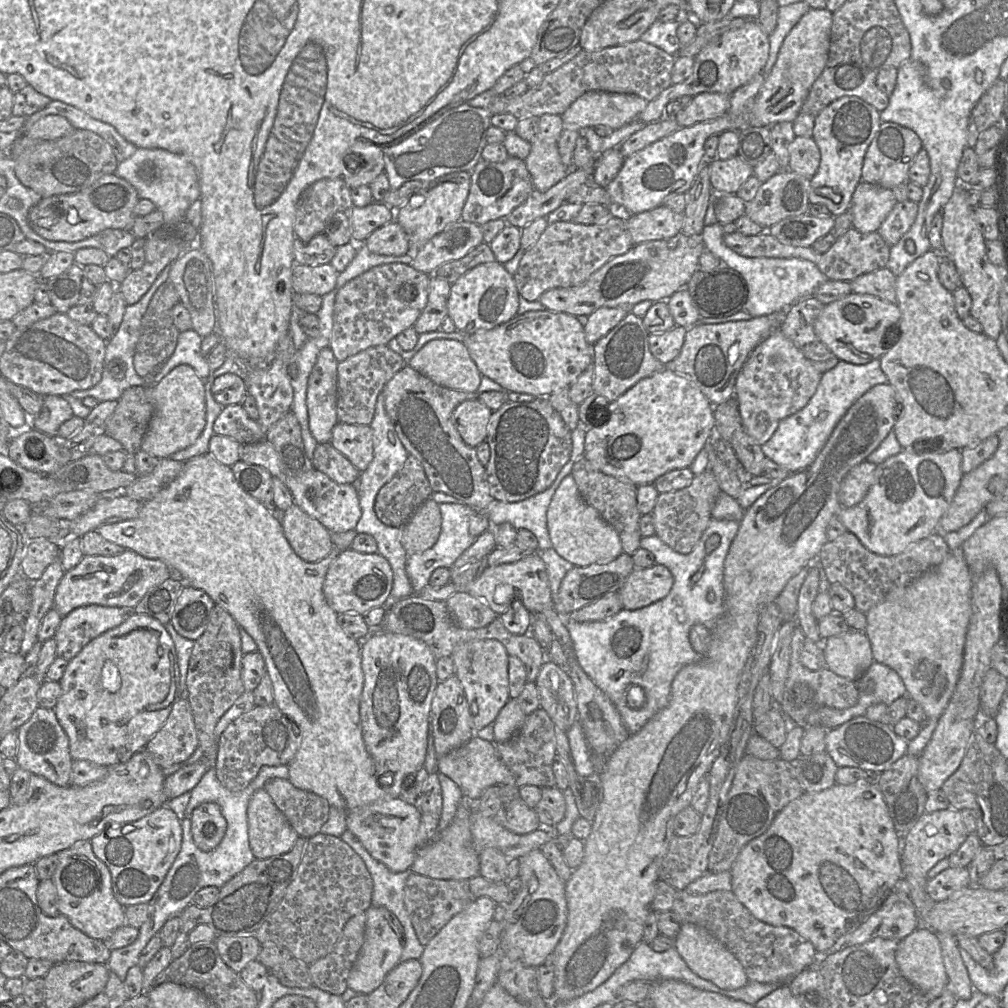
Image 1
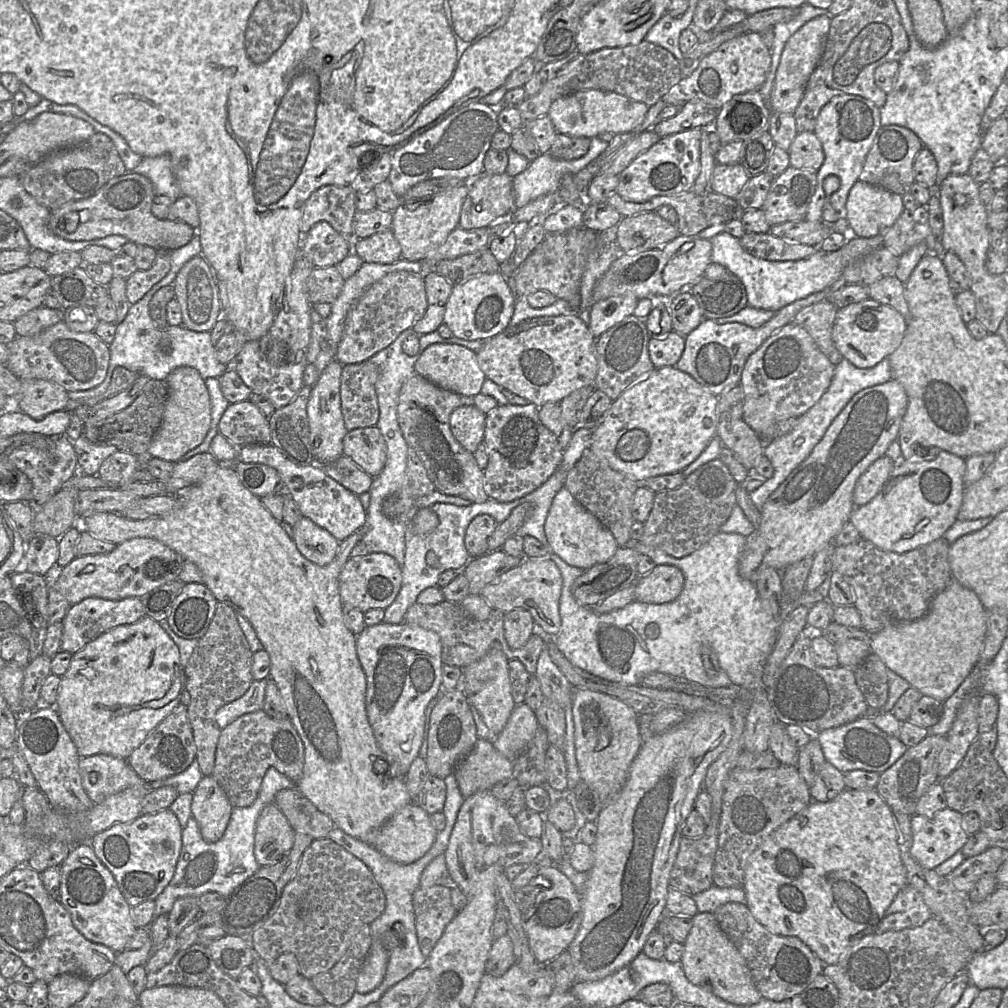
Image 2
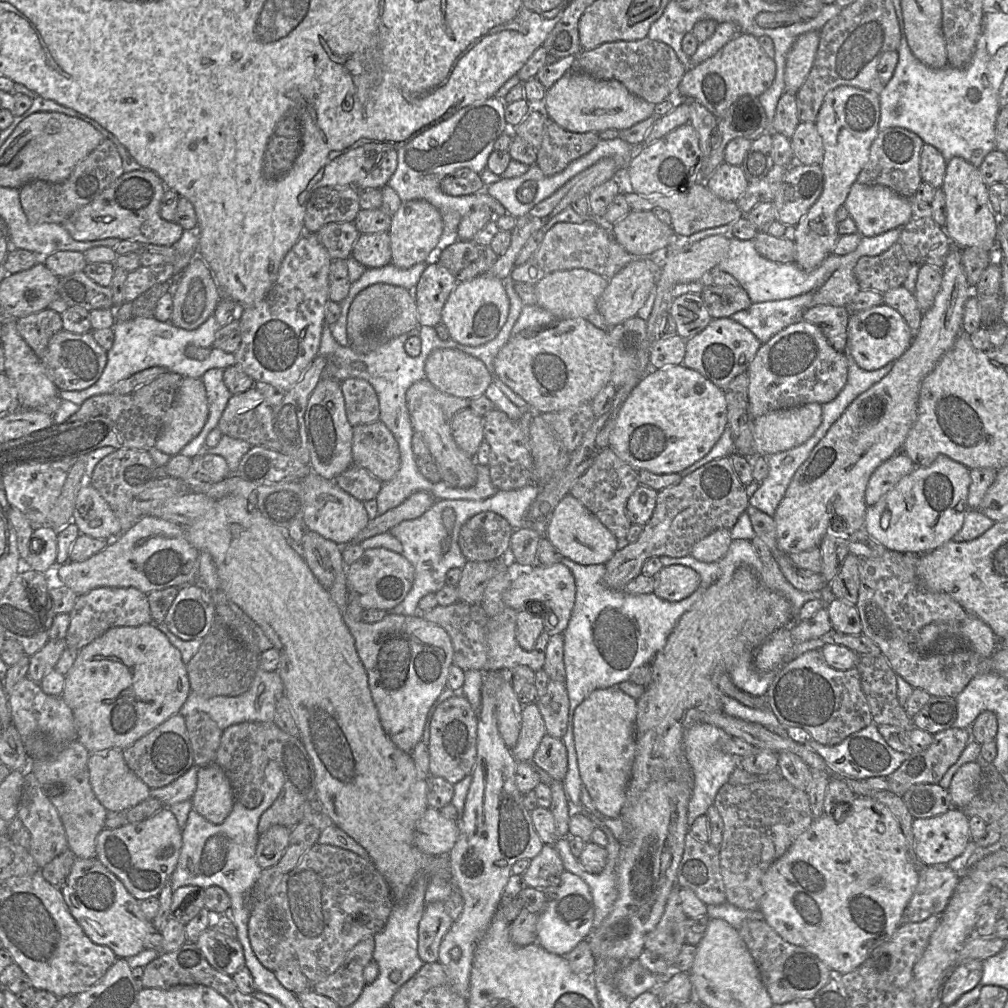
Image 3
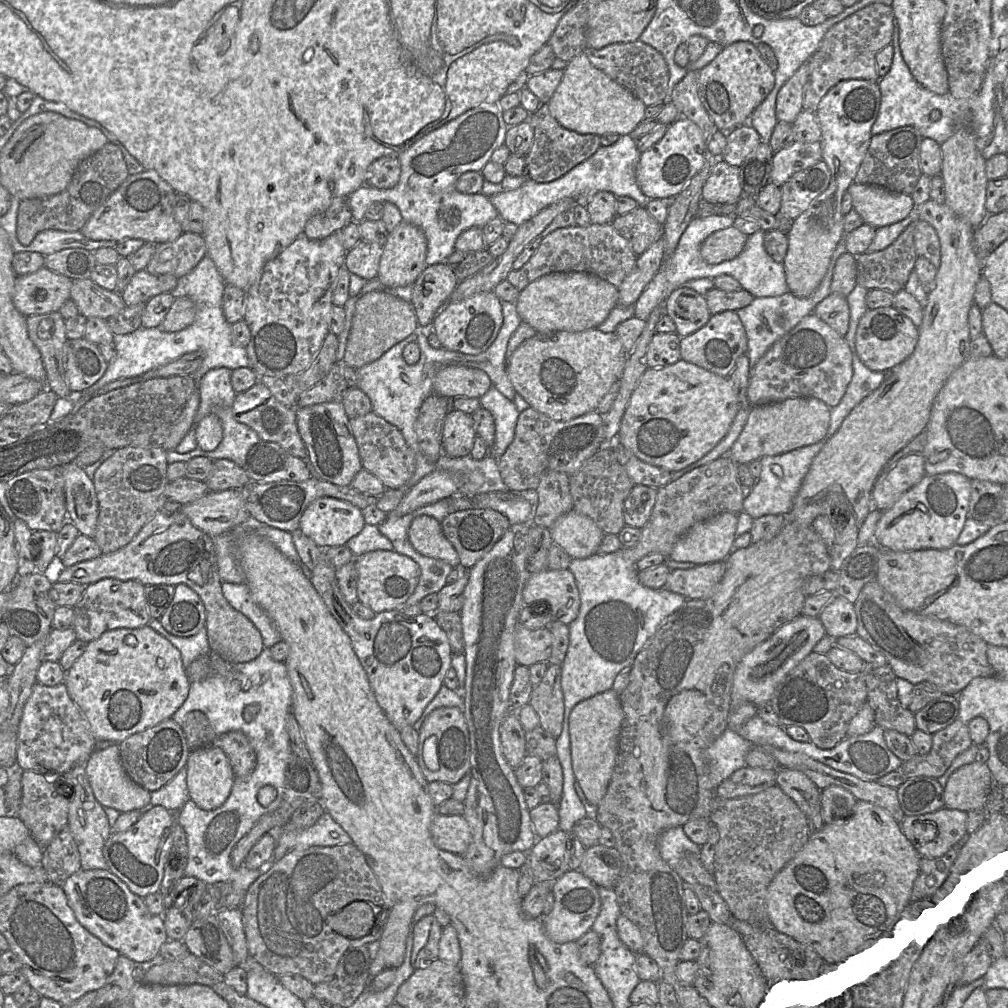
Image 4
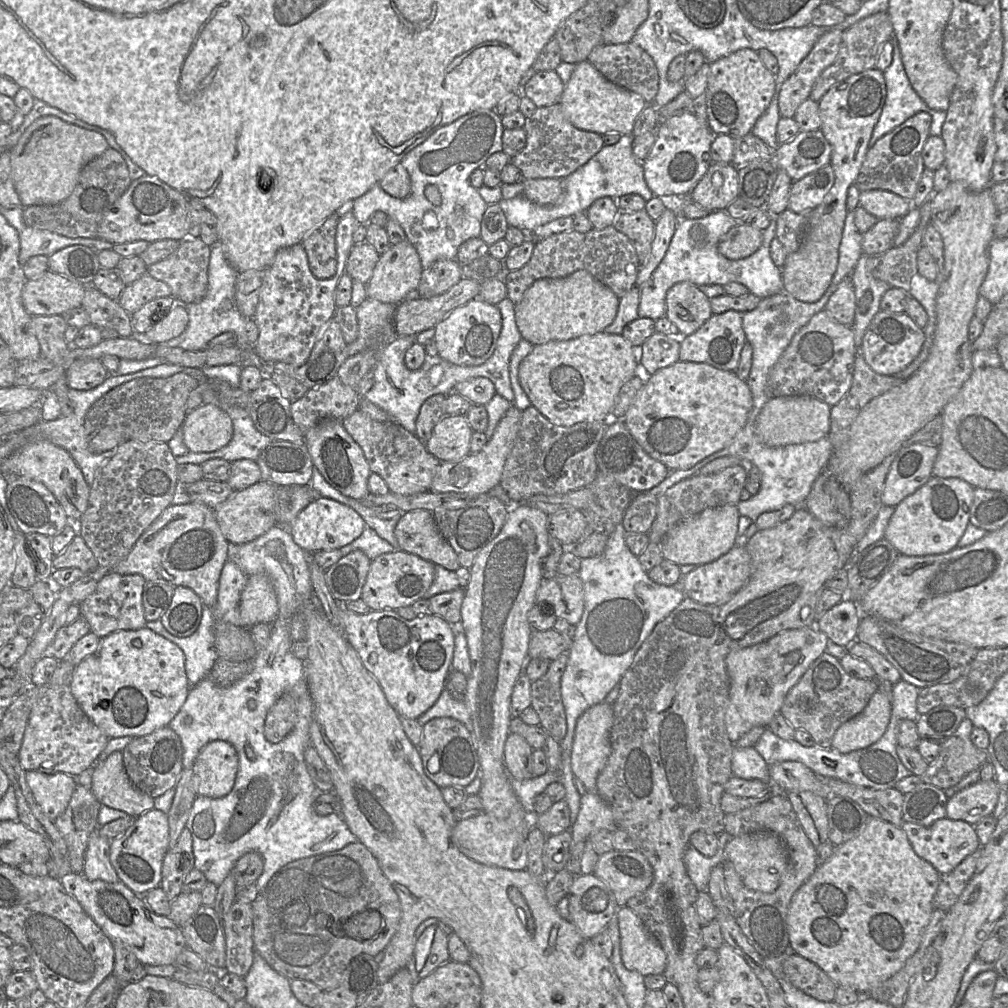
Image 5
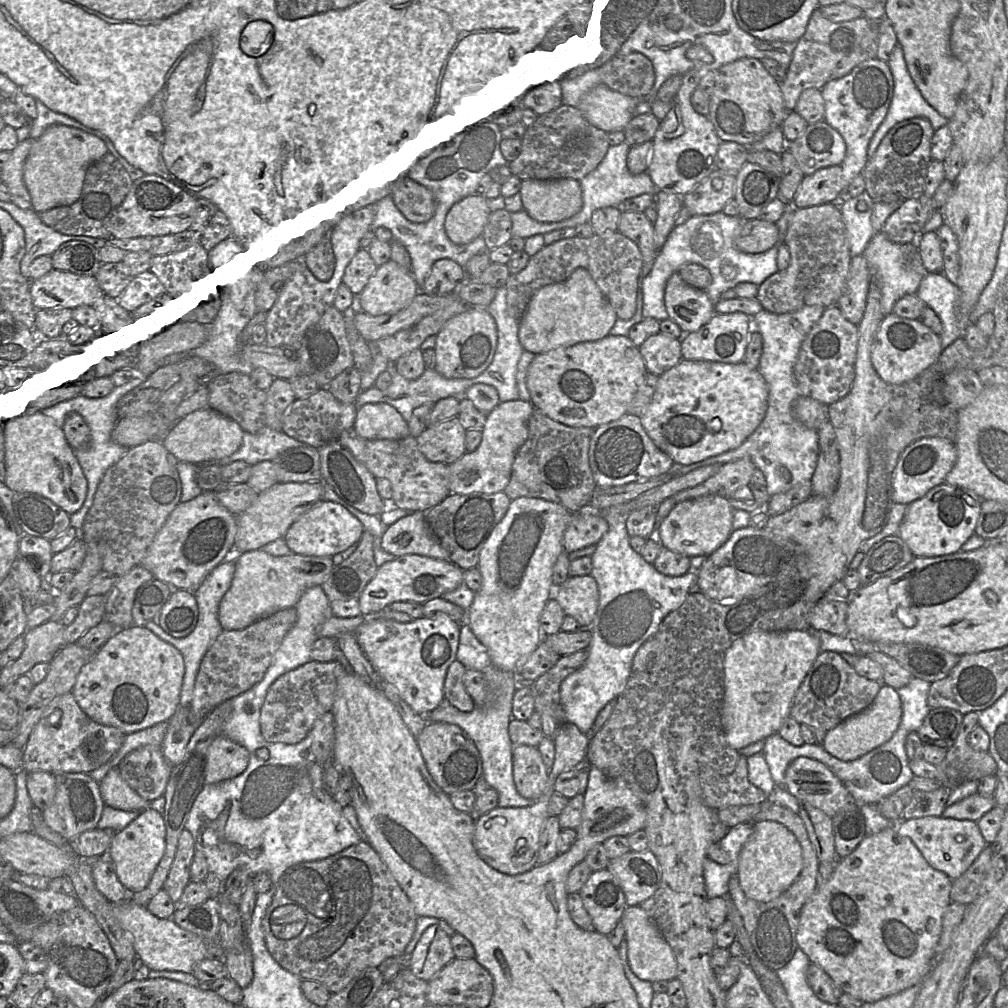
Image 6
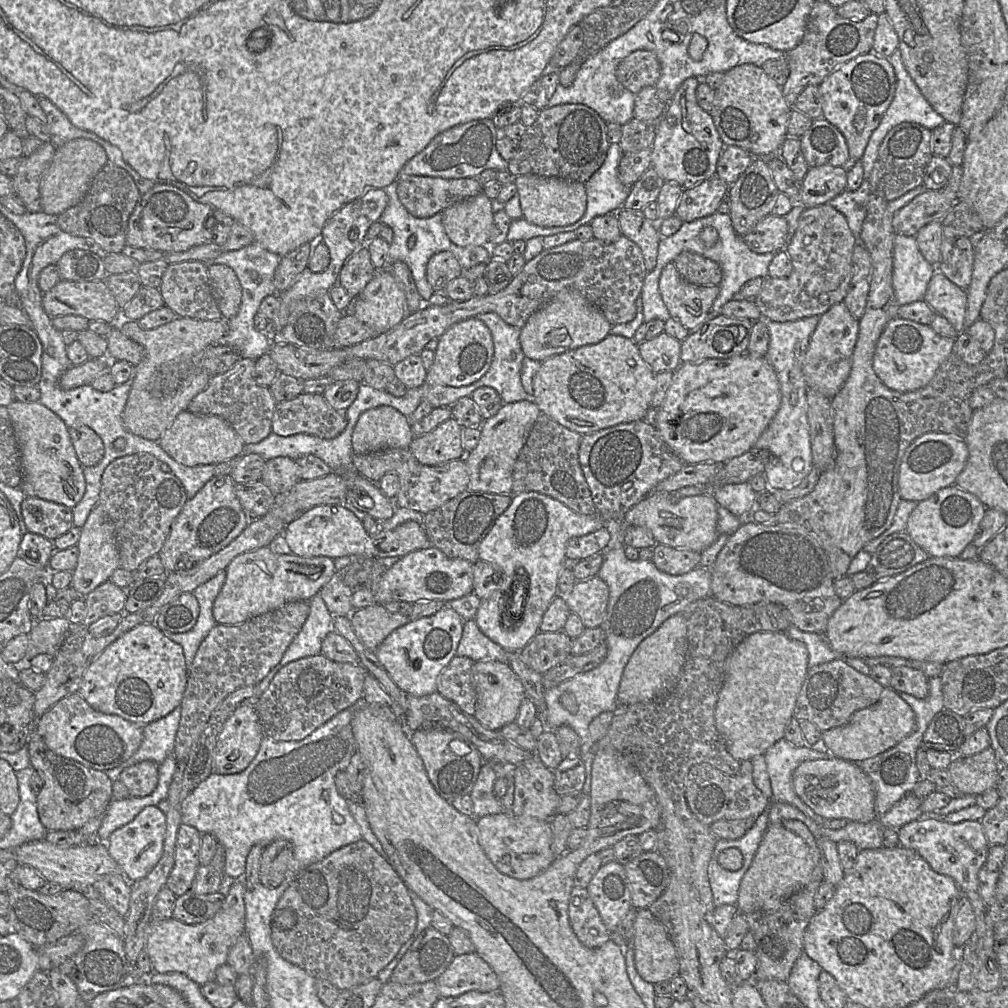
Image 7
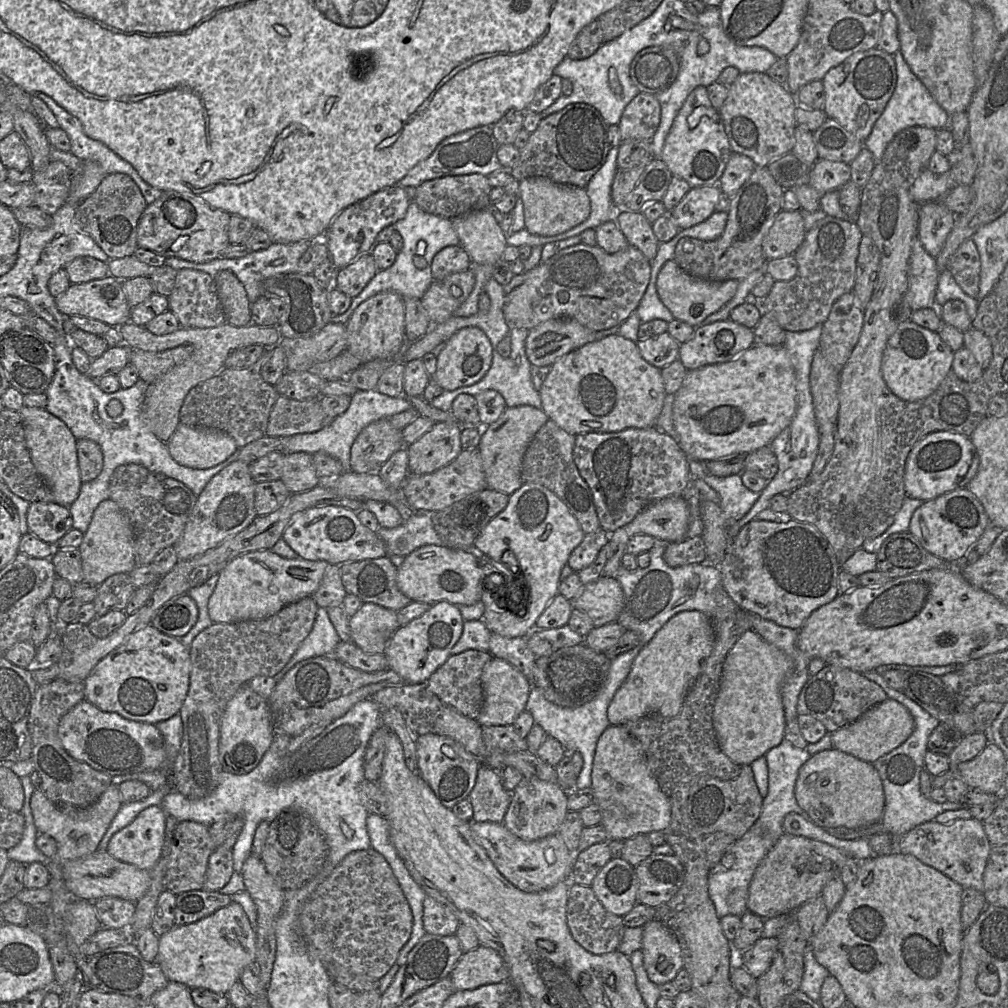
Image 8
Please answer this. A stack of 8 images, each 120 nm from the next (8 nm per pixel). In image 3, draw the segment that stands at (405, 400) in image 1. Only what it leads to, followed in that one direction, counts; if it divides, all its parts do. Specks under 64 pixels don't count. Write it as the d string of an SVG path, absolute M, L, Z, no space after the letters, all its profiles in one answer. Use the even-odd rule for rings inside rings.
M426 378L414 382L406 391L406 404L412 428L423 438L437 466L441 481L450 488L466 489L476 482L474 457L467 455L457 446L450 430L452 417L468 407L469 400L441 392Z

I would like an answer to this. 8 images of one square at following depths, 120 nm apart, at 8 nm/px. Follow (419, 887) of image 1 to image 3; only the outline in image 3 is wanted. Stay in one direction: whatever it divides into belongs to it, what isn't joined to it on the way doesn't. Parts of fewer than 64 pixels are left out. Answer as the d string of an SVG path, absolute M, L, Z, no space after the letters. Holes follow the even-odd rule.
M444 902L425 904L418 927L418 955L425 964L438 962L441 942L453 923Z

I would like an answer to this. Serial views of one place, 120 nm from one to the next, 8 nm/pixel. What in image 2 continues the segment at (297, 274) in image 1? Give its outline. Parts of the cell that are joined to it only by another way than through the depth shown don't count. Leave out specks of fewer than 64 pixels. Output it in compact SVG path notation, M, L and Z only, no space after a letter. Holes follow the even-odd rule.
M337 266L314 267L308 278L308 293L311 304L332 304L340 294L344 279Z

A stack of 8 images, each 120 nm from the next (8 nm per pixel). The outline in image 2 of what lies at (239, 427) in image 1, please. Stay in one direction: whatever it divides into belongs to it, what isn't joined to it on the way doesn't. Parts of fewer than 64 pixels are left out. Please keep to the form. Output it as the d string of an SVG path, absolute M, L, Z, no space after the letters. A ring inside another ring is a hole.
M249 400L228 405L218 423L218 432L237 448L248 444L271 444L268 417Z

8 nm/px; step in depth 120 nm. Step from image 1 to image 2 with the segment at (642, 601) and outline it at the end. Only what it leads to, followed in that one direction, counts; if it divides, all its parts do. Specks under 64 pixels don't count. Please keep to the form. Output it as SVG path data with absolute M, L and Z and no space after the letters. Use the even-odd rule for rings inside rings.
M656 565L649 573L640 576L635 585L637 601L662 604L675 600L682 592L685 577L674 565Z

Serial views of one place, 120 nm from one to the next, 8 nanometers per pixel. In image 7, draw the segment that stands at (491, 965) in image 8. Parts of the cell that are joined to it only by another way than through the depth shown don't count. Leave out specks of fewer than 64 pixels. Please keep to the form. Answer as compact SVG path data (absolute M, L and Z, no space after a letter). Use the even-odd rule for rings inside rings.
M475 951L455 955L435 980L440 997L457 997L469 991L498 991L500 981L492 967Z

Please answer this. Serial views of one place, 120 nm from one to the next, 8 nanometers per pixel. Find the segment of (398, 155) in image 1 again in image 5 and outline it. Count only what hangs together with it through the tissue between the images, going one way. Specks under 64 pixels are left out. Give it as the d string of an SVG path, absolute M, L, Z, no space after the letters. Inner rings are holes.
M477 109L439 128L400 161L410 175L410 195L405 199L399 199L389 195L379 184L373 186L350 205L349 209L358 223L367 224L375 211L385 212L389 218L396 220L401 225L407 240L416 248L423 269L428 268L437 260L456 259L458 249L463 242L481 236L481 221L488 204L478 190L470 184L469 177L476 169L485 168L485 162L492 154L503 150L504 127L501 118L495 109ZM429 185L436 186L441 194L442 203L439 206L433 205L425 196L426 187Z

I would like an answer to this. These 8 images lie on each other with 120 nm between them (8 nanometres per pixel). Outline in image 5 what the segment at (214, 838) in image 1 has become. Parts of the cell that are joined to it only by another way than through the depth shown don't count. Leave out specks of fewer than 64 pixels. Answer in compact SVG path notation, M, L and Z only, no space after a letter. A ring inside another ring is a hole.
M211 741L198 753L192 769L198 779L199 796L223 797L232 790L235 783L238 771L237 752L226 741Z

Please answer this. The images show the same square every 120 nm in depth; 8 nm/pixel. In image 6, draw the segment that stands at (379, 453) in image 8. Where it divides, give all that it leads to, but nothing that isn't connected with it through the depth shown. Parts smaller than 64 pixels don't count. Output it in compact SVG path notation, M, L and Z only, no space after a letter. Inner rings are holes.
M368 403L357 410L354 429L366 439L402 439L410 435L408 423L388 403Z

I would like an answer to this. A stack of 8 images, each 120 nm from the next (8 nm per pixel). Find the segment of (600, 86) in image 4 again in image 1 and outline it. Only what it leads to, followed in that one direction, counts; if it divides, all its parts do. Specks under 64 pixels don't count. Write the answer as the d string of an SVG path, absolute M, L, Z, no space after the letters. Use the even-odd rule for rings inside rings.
M589 91L561 115L563 129L605 125L616 130L635 120L647 104L647 100L635 94Z

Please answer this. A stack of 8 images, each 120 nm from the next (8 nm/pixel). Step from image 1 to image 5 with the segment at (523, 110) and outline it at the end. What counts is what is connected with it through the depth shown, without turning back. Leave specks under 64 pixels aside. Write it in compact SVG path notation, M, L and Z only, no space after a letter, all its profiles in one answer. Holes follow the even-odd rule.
M633 42L601 44L587 60L610 82L641 95L647 104L654 102L659 88L659 74L652 57Z

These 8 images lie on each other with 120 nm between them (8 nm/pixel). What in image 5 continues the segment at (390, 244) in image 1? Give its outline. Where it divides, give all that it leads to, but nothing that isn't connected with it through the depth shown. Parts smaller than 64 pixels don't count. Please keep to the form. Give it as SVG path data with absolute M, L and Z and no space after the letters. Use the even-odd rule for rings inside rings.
M366 241L354 244L346 263L346 273L353 281L367 284L380 258L376 249Z

